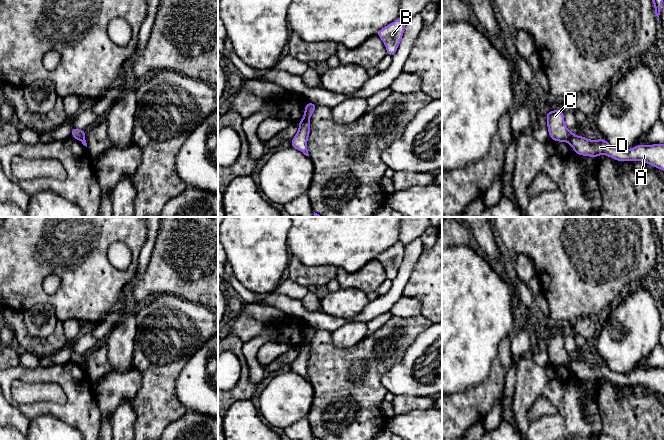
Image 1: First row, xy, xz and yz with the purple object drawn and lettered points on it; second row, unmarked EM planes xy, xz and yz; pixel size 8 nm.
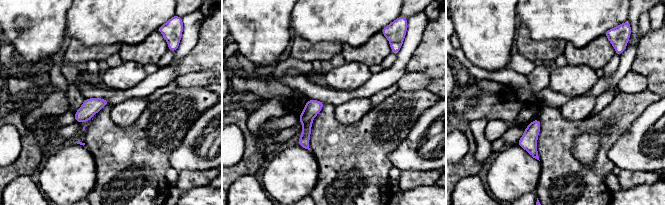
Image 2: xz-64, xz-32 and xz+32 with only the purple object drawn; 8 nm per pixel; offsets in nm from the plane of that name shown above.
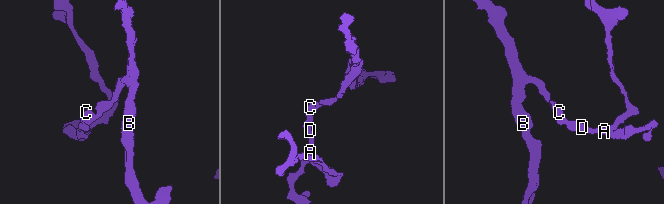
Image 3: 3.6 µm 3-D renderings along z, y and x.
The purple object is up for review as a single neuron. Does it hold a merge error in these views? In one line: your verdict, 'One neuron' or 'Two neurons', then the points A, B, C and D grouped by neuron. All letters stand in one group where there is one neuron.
Two neurons. Groups: A D / B C

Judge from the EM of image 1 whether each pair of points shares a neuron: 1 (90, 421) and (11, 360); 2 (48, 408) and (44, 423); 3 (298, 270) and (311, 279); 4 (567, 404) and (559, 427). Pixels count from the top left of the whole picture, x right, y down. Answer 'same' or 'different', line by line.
1: different
2: different
3: same
4: same

